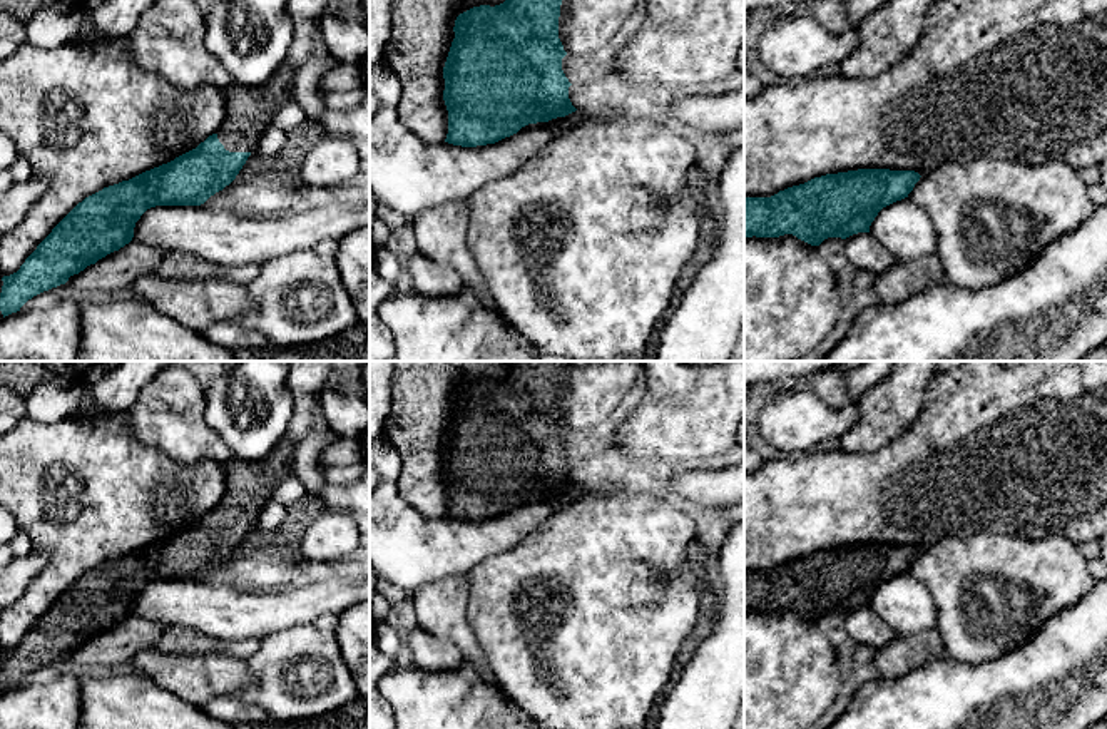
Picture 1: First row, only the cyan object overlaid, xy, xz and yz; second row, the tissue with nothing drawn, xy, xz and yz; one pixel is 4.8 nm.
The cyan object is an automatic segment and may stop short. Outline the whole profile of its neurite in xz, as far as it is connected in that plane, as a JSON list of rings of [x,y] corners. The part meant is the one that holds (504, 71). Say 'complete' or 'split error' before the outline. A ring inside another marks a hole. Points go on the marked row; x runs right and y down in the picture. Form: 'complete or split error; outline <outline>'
complete; outline [[[505,0],[457,17],[443,67],[445,142],[495,144],[528,124],[577,110],[562,70],[567,52],[559,38],[560,5],[562,0]]]

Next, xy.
split error; outline [[[286,62],[261,87],[232,84],[224,90],[226,115],[216,134],[174,161],[79,202],[17,273],[2,278],[3,318],[129,244],[135,222],[147,209],[201,206],[229,186],[256,152],[276,110],[291,99],[293,84],[294,72]]]

